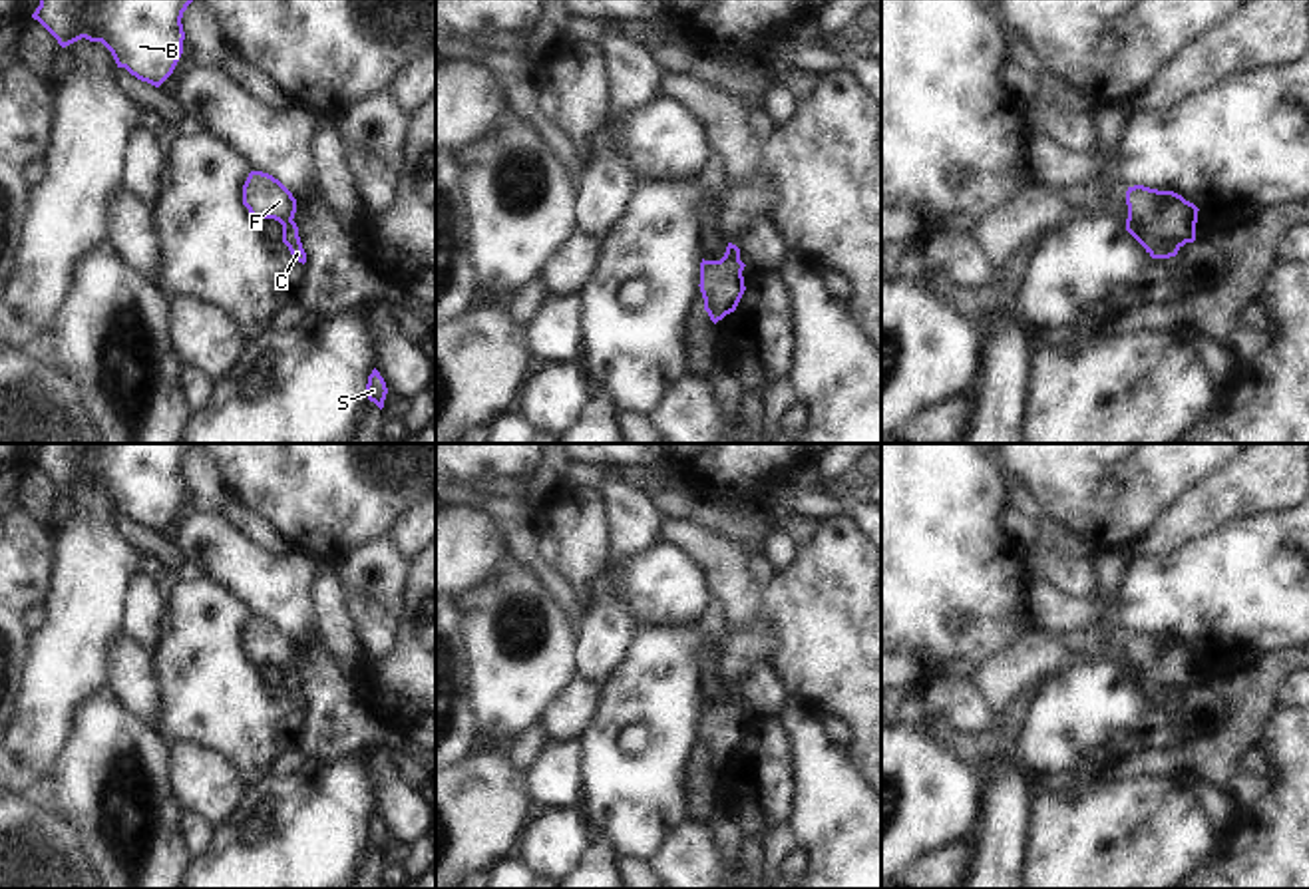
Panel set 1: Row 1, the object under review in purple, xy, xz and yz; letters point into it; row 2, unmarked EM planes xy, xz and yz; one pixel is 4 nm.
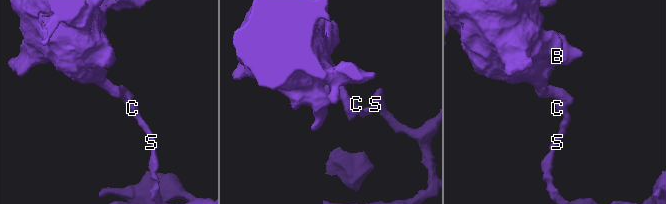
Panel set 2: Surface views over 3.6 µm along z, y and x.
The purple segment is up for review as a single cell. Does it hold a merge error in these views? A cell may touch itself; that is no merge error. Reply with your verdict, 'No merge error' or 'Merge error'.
Merge error

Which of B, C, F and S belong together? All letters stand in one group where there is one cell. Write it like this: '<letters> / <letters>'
B F / C S

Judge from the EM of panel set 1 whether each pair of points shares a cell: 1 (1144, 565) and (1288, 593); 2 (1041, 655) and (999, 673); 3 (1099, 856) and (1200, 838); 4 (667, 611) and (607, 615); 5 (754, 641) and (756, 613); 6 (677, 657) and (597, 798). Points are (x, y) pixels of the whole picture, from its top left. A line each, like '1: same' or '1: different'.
1: same
2: same
3: same
4: different
5: different
6: same

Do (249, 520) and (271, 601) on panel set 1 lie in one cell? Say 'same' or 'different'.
different

